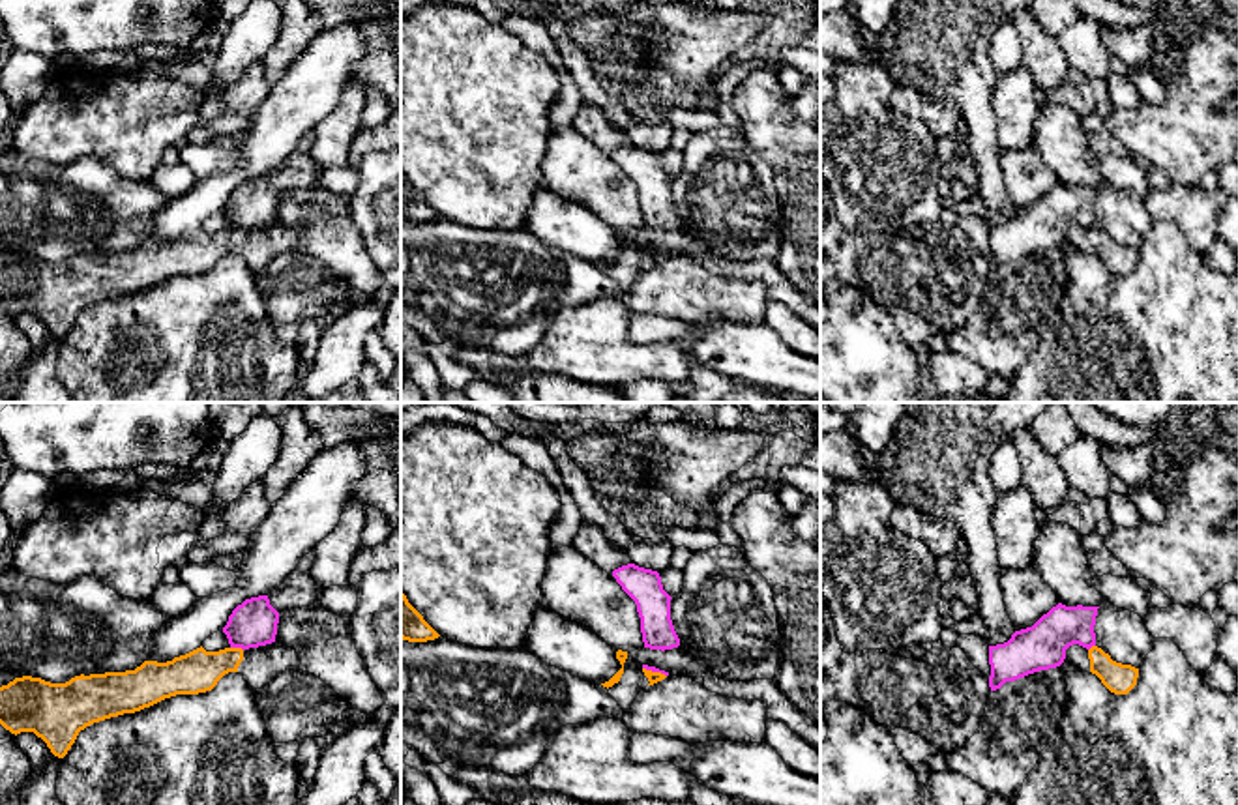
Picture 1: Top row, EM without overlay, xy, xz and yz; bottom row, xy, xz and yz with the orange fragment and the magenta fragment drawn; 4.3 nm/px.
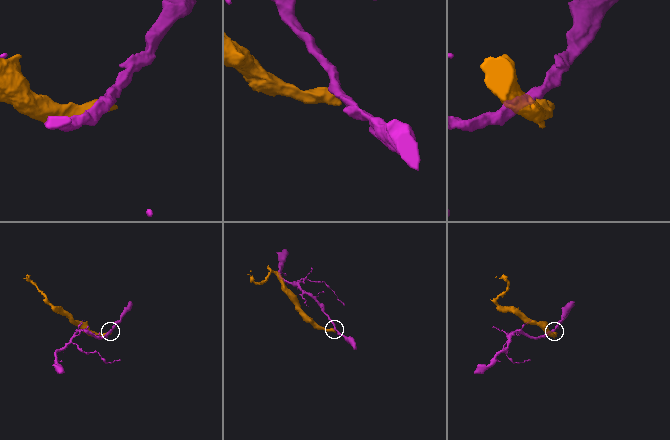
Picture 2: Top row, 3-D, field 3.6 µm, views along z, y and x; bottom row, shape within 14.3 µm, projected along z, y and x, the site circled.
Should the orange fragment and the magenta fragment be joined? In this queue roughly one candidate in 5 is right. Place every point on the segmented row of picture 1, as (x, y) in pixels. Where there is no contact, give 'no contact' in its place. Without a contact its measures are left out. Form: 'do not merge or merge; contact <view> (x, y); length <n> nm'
do not merge; contact xy (236, 648); length 60 nm

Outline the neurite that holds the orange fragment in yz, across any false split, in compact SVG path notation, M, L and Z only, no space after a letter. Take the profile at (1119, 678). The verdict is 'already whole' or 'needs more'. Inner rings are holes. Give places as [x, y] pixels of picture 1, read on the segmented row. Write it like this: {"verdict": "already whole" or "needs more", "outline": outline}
{"verdict": "needs more", "outline": "M1073 644L1066 650L1064 661L1083 672L1096 674L1114 695L1127 695L1137 685L1139 668L1113 661L1111 655L1098 646L1086 650Z"}

